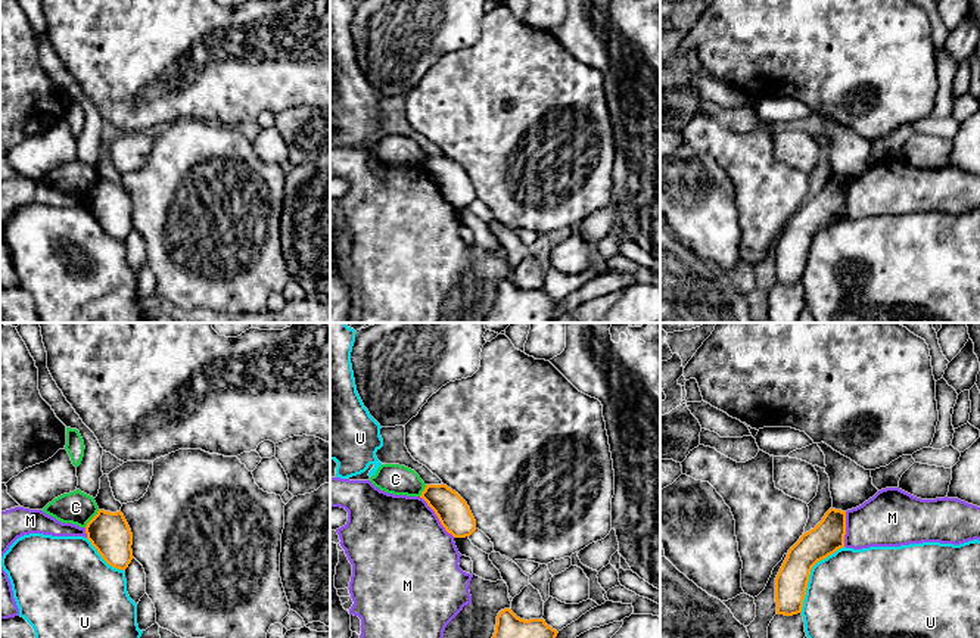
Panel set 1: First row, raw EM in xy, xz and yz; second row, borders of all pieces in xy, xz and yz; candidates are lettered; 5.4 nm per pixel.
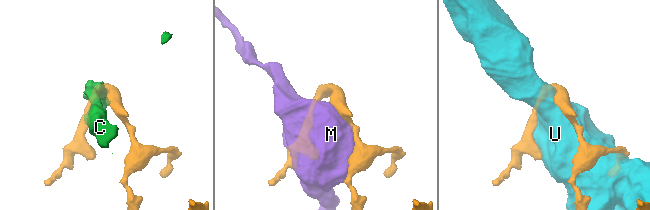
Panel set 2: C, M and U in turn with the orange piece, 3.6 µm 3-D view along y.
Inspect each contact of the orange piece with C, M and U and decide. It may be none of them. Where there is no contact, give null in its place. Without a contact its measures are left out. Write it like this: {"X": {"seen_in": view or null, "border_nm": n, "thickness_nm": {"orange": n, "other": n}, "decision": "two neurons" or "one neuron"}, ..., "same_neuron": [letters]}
{"C": {"seen_in": "xy", "border_nm": 130, "thickness_nm": {"orange": 220, "other": 180}, "decision": "two neurons"}, "M": {"seen_in": "xz", "border_nm": 300, "thickness_nm": {"orange": 180, "other": 500}, "decision": "two neurons"}, "U": {"seen_in": "yz", "border_nm": 440, "thickness_nm": {"orange": 180, "other": 480}, "decision": "two neurons"}, "same_neuron": []}

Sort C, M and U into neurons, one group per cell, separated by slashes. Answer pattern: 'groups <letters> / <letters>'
groups C / M / U

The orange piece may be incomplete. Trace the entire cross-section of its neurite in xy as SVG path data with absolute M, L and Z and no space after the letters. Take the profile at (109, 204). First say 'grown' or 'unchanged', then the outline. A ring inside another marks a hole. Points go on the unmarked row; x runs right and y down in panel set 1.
unchanged; M99 180L87 193L85 203L109 236L125 242L134 228L133 203L121 180L116 183Z

